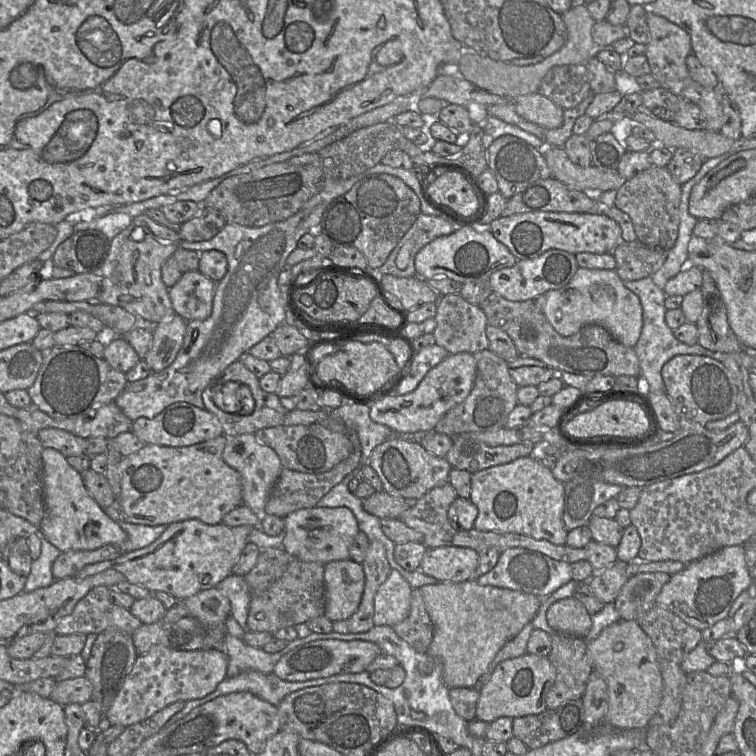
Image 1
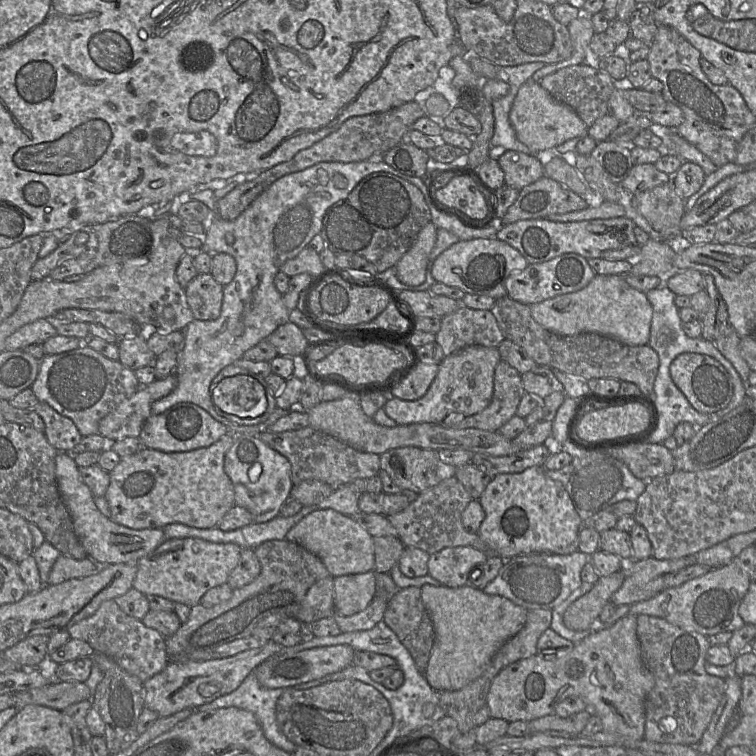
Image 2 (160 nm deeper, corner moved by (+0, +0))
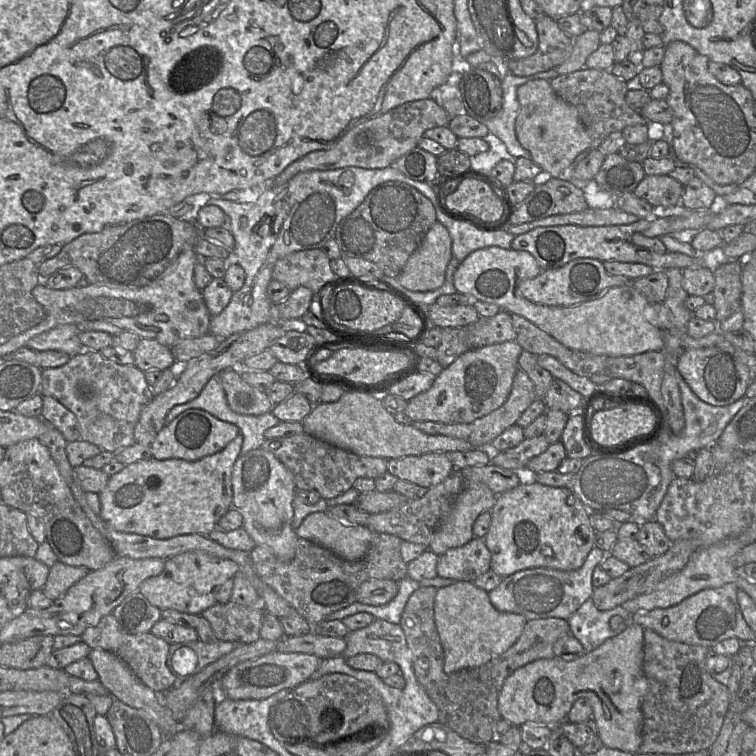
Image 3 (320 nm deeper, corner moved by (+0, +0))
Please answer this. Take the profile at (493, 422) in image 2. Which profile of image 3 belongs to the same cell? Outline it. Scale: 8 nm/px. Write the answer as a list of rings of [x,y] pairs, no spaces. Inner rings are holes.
[[[518,369],[511,392],[507,400],[496,410],[491,413],[477,418],[469,423],[446,424],[434,421],[411,421],[411,424],[424,433],[430,435],[447,435],[468,441],[474,448],[489,448],[489,444],[507,428],[517,423],[519,417],[536,399],[534,385],[529,376],[522,369]]]

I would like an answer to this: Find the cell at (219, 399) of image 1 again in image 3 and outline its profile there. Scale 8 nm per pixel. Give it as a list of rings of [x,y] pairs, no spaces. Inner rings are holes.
[[[231,368],[220,374],[220,381],[225,391],[231,410],[241,415],[259,416],[270,412],[273,404],[266,391],[260,391],[246,383],[239,368]]]

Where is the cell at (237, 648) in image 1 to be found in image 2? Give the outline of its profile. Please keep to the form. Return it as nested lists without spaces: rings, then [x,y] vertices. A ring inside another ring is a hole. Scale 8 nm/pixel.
[[[253,670],[237,689],[196,707],[196,711],[227,707],[248,710],[257,718],[265,737],[278,748],[292,754],[297,746],[281,732],[276,720],[276,703],[283,692],[283,688],[263,687]]]

